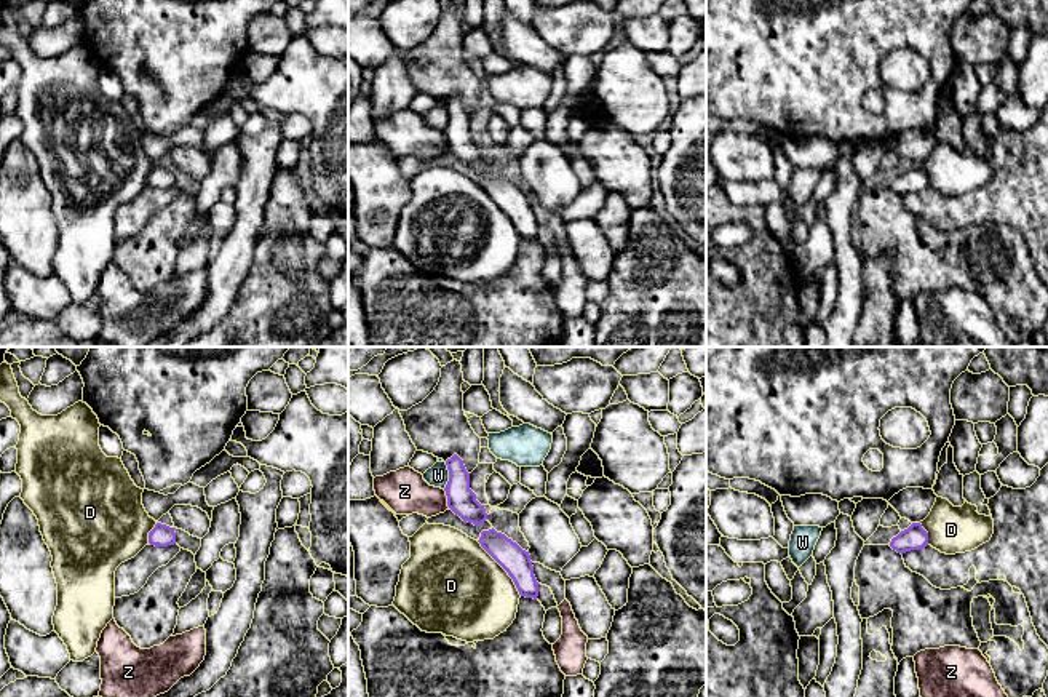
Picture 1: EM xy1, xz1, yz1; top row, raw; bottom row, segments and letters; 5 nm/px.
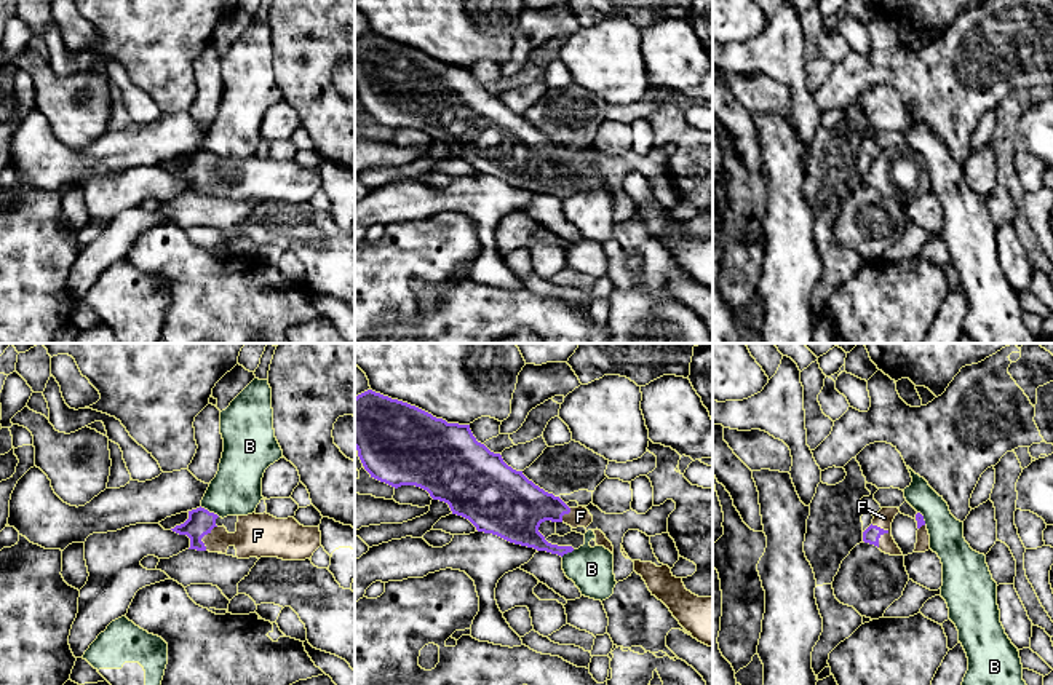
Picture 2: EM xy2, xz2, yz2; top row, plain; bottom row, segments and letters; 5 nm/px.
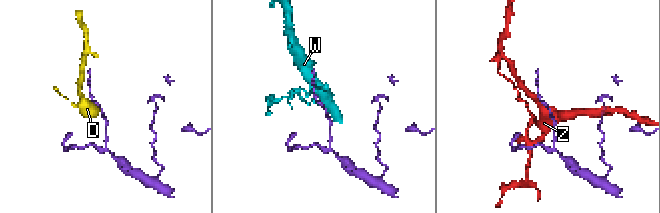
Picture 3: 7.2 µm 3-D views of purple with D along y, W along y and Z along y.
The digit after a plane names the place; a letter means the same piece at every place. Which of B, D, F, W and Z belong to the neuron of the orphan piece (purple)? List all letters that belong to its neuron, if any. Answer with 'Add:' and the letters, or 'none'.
Add: F

